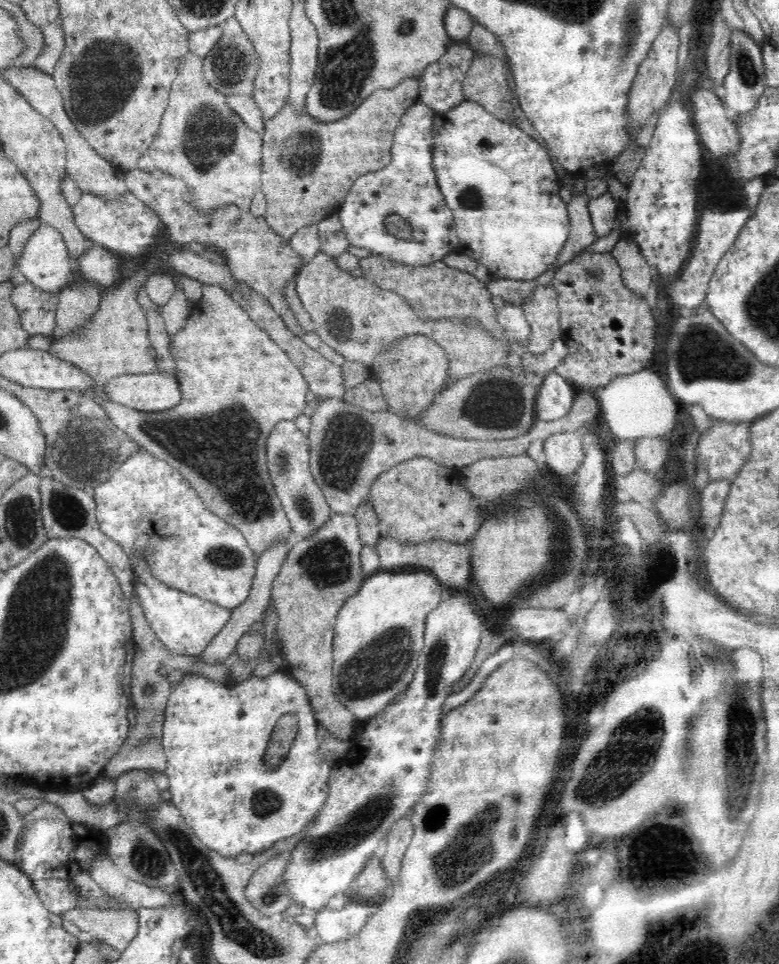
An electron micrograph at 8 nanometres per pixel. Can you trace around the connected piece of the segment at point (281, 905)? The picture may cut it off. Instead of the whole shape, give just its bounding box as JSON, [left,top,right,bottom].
[244,853,292,918]

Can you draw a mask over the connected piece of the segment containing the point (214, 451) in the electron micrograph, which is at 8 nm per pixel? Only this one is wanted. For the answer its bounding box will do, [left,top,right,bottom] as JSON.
[101,284,310,558]

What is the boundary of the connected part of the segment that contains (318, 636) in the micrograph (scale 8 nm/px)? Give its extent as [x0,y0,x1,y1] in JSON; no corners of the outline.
[268,512,368,741]

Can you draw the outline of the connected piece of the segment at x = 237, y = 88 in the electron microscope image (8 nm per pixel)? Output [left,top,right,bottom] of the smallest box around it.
[203,17,260,96]

